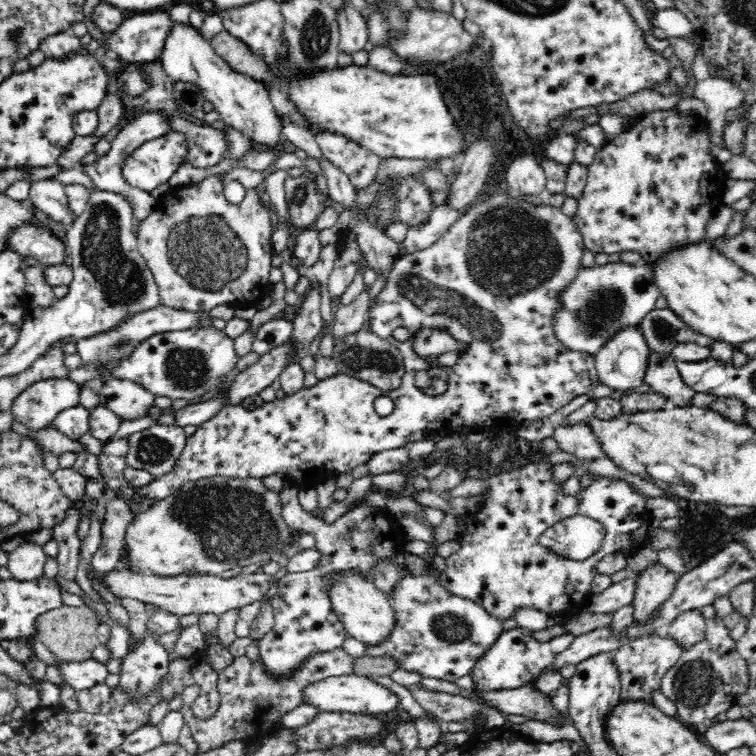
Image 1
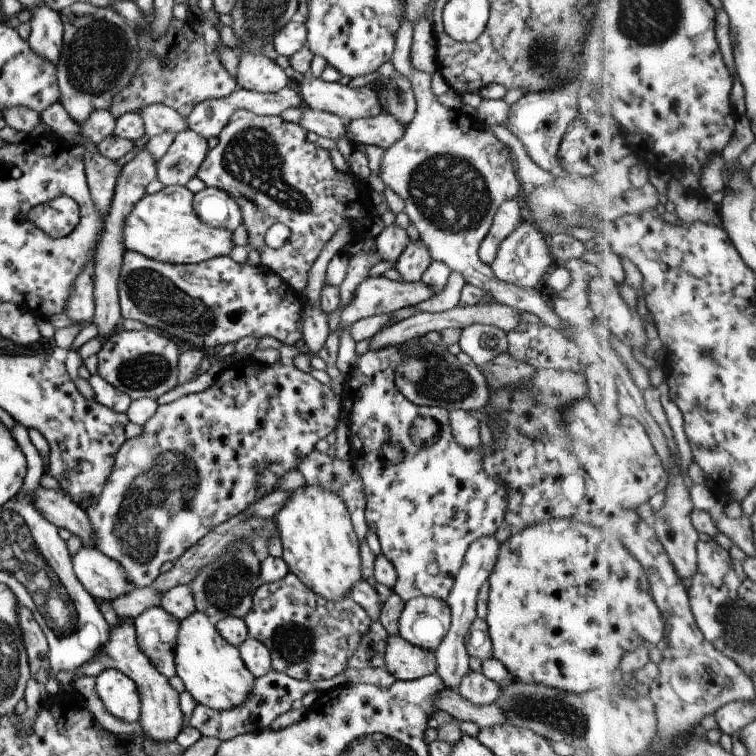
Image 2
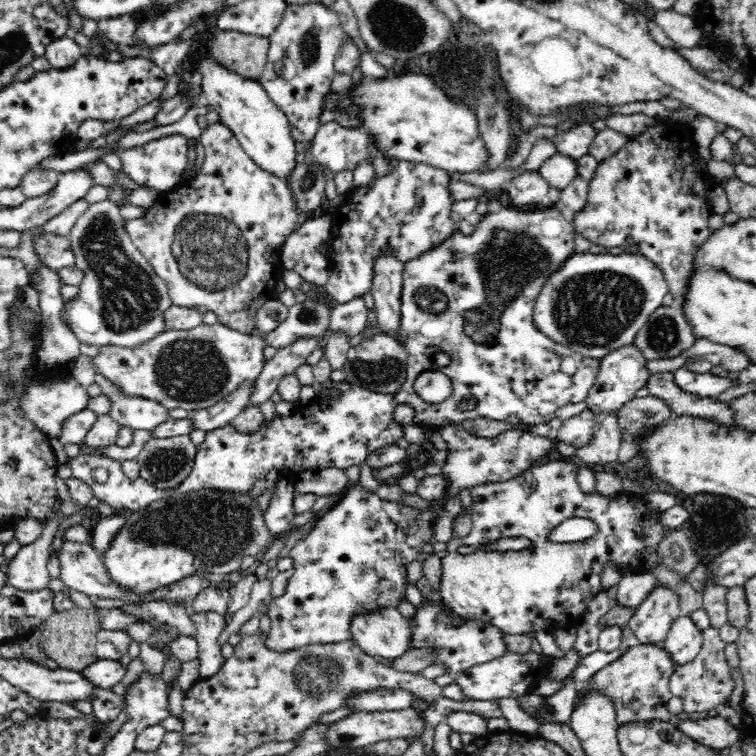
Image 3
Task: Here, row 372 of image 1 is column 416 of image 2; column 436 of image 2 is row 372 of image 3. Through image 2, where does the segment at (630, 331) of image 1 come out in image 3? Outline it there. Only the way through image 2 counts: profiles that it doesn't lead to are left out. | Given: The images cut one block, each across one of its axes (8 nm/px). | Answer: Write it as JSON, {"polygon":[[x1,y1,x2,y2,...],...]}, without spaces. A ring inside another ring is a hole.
{"polygon":[[634,344,622,346,622,348,612,351,608,356,600,359,600,368,598,368,598,374,596,374,595,384,585,400,587,408,594,414,600,414,600,412,617,414,628,400,635,397,639,388,646,386,650,378,650,373,645,367,646,361,647,358,641,355]]}

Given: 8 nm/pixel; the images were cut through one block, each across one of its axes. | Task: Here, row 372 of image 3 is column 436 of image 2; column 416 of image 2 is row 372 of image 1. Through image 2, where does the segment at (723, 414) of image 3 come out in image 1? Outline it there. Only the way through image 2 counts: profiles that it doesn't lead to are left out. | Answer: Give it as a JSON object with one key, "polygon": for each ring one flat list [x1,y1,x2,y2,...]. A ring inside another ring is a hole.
{"polygon":[[650,352,643,382,648,384,650,391,662,395,669,406,692,406,696,391,684,384,675,359,672,354]]}

